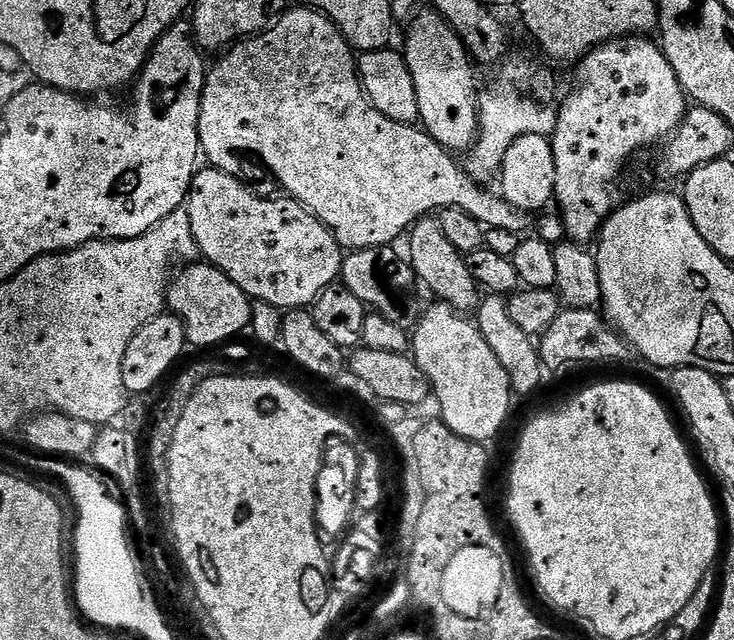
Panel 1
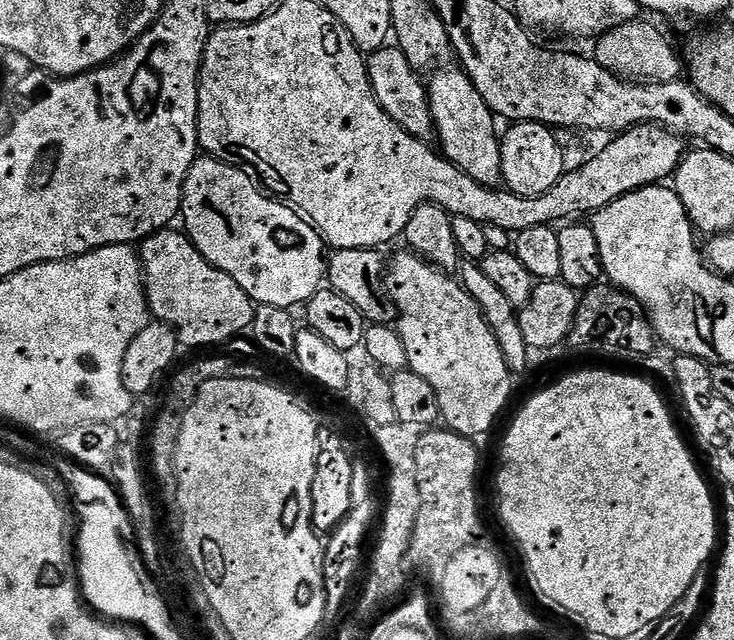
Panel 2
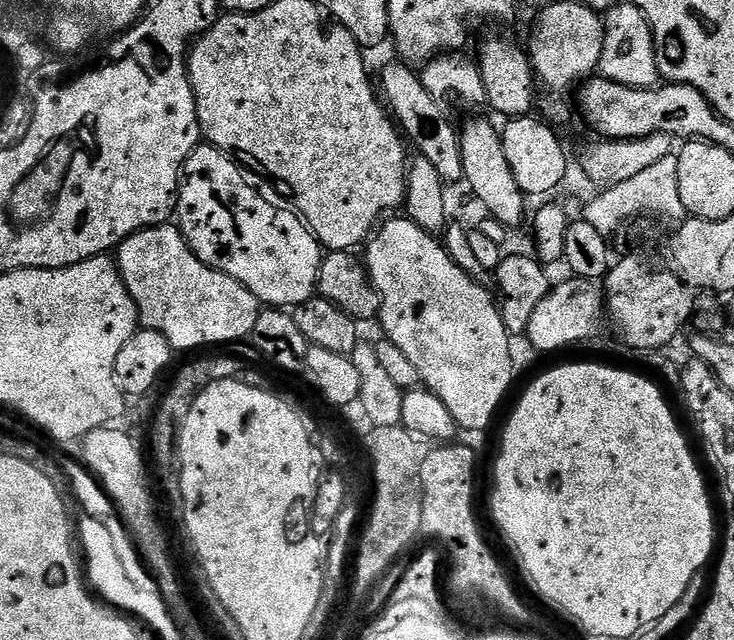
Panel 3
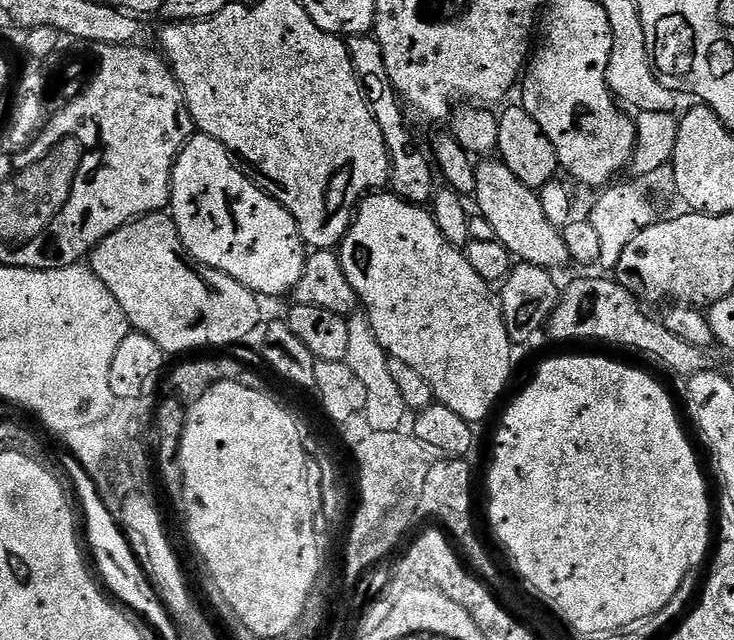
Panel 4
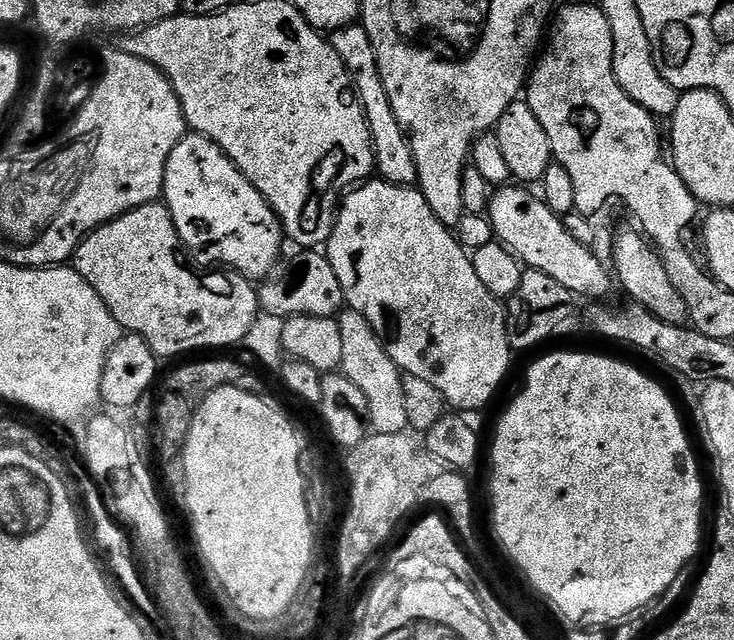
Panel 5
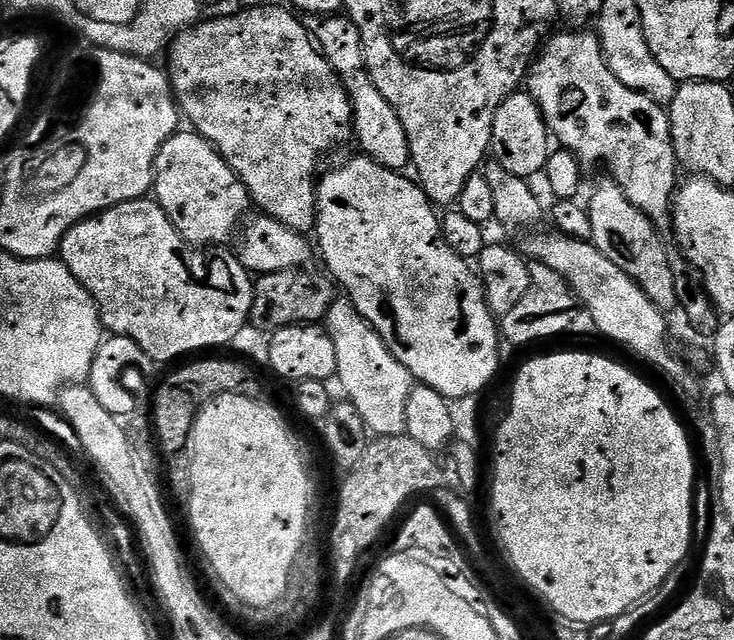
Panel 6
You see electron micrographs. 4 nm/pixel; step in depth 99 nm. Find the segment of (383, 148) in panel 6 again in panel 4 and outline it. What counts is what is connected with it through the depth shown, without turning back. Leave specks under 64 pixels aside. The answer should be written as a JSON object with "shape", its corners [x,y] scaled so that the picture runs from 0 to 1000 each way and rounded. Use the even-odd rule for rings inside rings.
{"shape":[[[507,53],[473,58],[471,67],[485,119],[490,123],[490,136],[501,153],[501,163],[507,167],[507,177],[515,191],[515,203],[520,203],[520,216],[529,230],[533,298],[548,311],[559,314],[560,319],[582,320],[595,298],[597,275],[591,267],[590,252],[580,238],[578,245],[576,234],[561,227],[561,213],[556,208],[554,191],[550,189],[552,170],[540,147],[540,136],[531,128],[531,116],[526,116],[520,72]]]}

